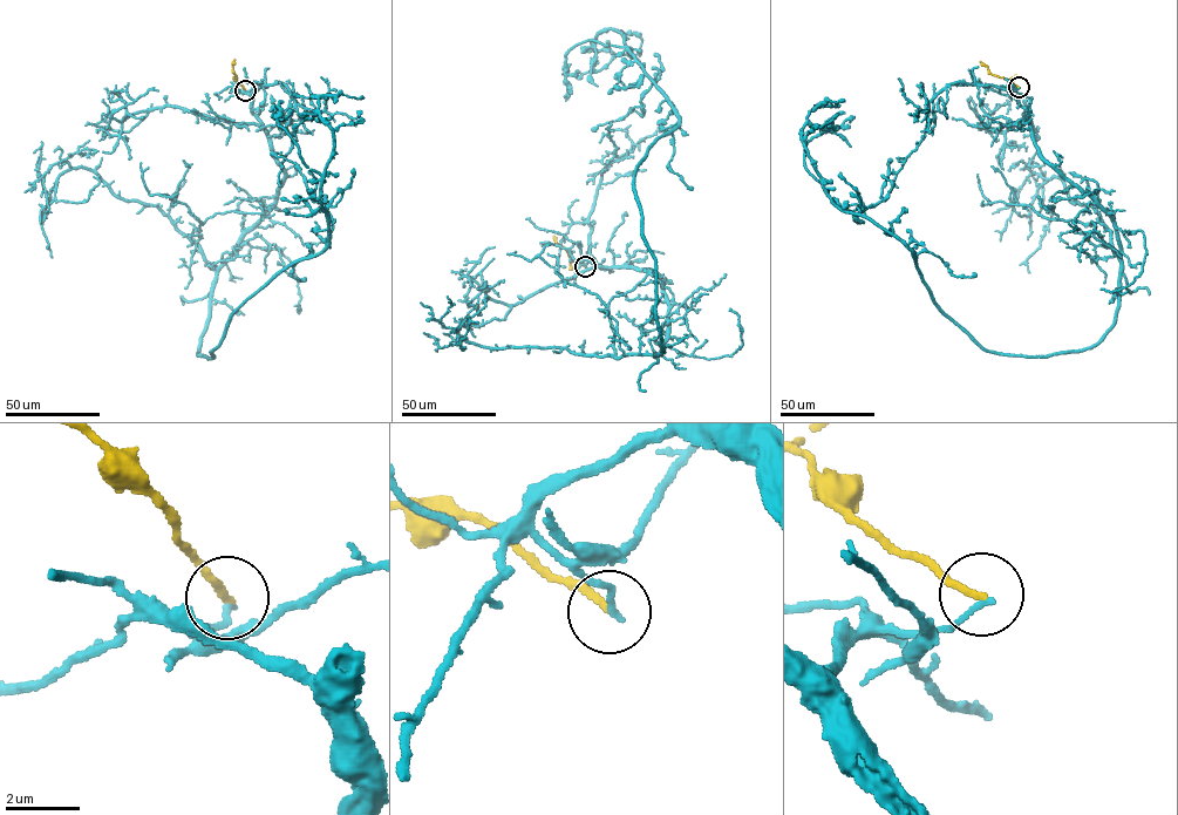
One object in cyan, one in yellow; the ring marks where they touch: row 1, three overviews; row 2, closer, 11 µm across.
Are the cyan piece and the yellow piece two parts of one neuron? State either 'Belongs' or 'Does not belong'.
Does not belong

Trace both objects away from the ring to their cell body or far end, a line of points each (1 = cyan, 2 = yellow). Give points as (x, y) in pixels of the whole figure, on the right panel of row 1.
1: (1019, 87), (1121, 257), (1114, 325), (1044, 355), (984, 350), (911, 250), (835, 204), (801, 135), (844, 101)
2: (1019, 87), (994, 75), (980, 61)

